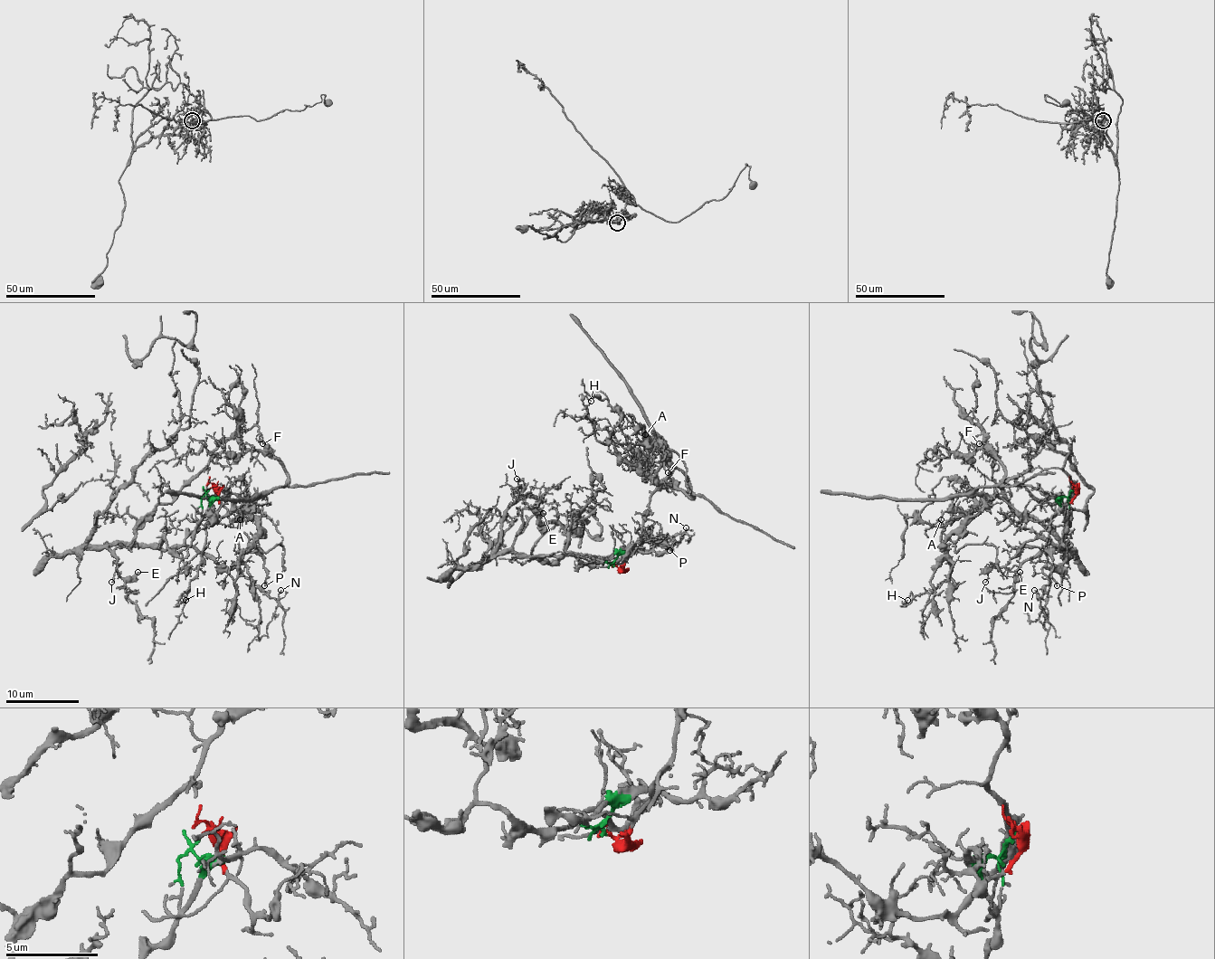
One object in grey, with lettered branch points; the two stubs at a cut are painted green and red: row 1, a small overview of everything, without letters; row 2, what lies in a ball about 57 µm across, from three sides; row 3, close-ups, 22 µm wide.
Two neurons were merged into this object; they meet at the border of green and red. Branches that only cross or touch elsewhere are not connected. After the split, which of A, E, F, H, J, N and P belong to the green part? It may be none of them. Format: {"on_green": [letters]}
{"on_green": ["E", "J", "N", "P"]}

